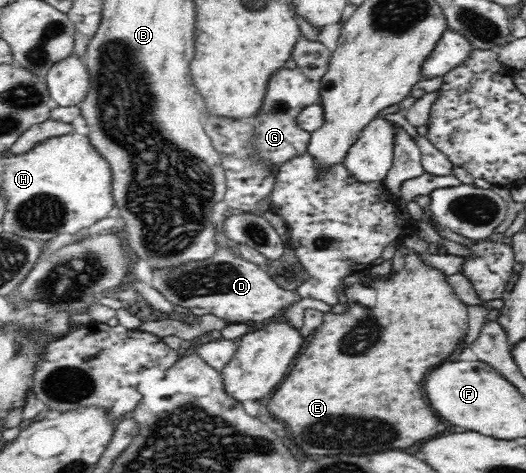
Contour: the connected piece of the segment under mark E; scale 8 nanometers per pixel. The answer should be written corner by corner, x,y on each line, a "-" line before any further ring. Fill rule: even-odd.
409,249
403,262
403,267
397,271
391,271
388,275
366,274
362,279
348,286
346,293
347,308
344,312
335,313
329,311
322,317
322,324
311,332
310,337
305,342
302,350
291,366
291,370
285,375
285,380
281,381
273,394
270,396
265,408
269,412
285,422
293,434
293,440
309,454
339,454
339,452
351,452
351,454
373,454
373,452
385,452
385,450
395,450
395,448
405,448
411,444
421,442
423,438
433,438
441,430
445,430
443,422
433,414
429,408
425,394
423,394
423,378
429,374
431,368
439,366
445,362
445,358
457,348
461,338
467,334
469,310
464,302
459,300
452,286
446,281
445,272
436,267
427,265
421,253

